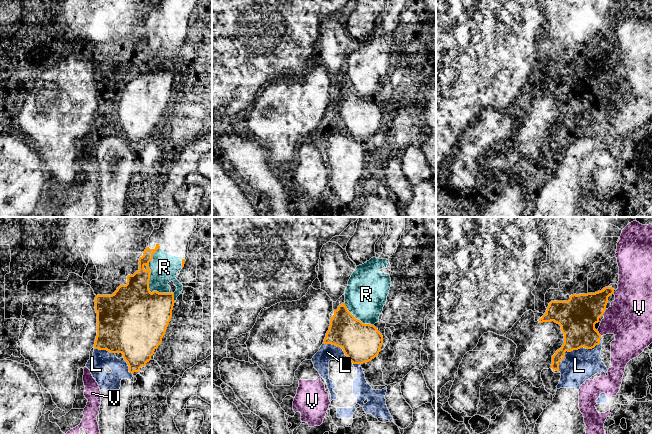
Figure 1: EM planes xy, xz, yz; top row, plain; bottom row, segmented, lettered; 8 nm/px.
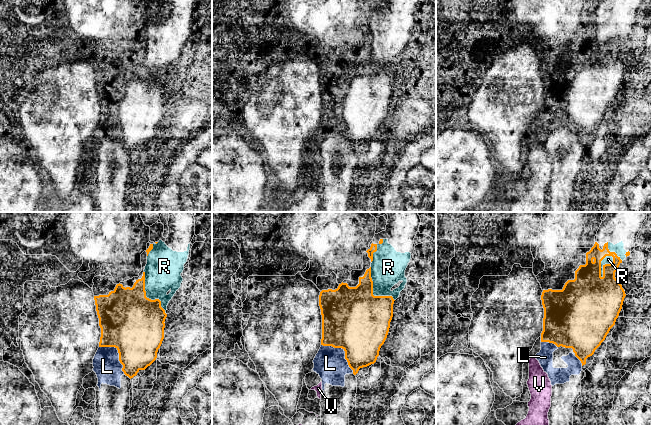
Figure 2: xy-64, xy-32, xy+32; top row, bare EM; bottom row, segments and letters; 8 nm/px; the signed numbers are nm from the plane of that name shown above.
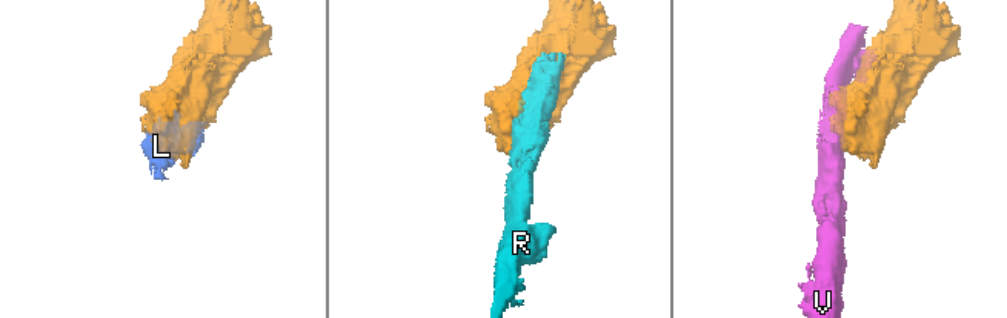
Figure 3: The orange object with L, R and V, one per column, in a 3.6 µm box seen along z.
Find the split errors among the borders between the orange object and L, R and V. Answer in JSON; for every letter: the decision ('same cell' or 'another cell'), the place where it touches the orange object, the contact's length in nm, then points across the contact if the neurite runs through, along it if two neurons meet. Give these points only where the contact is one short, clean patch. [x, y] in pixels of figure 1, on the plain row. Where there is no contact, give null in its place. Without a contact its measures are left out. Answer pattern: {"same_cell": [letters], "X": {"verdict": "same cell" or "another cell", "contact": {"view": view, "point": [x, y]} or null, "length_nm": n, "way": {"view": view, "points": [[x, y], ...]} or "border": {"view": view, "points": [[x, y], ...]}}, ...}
{"same_cell": [], "L": {"verdict": "another cell", "contact": {"view": "yz", "point": [576, 125]}, "length_nm": 460}, "R": {"verdict": "another cell", "contact": {"view": "xy", "point": [149, 53]}, "length_nm": 400}, "V": {"verdict": "another cell", "contact": {"view": "yz", "point": [598, 109]}, "length_nm": 50}}

